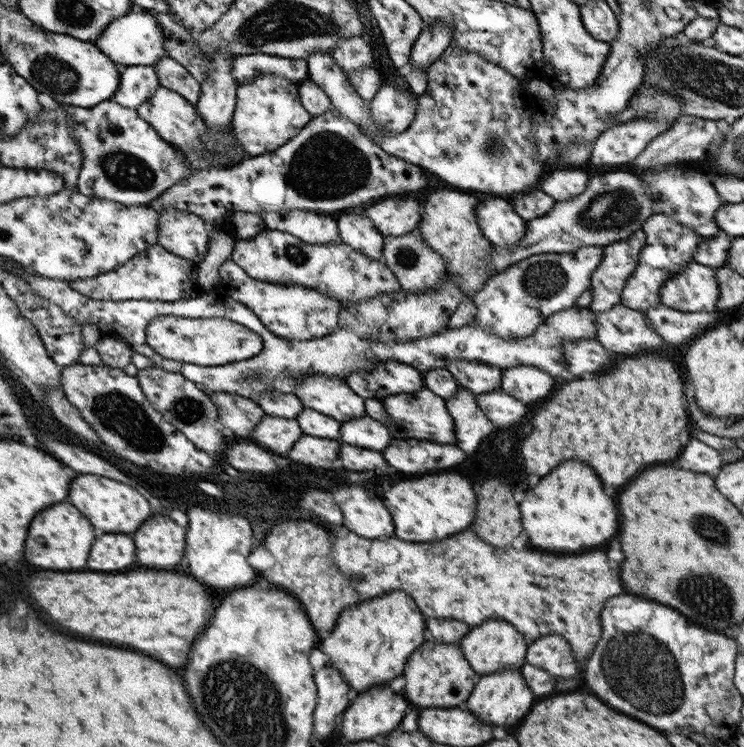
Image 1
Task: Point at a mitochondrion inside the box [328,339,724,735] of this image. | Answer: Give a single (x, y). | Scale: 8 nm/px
(636, 662)

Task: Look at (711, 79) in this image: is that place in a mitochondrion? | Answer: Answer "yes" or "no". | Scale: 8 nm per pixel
yes

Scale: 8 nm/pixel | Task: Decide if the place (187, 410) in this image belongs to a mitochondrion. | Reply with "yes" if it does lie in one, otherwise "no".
yes

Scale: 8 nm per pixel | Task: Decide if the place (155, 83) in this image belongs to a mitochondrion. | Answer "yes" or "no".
no

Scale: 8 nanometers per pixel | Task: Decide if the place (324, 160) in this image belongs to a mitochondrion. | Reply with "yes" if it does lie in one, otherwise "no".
yes

